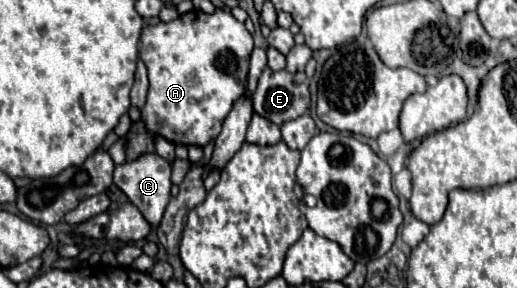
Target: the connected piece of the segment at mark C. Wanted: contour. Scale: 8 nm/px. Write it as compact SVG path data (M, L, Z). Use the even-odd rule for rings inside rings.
M142 154L136 162L126 162L116 166L114 184L130 198L130 202L142 212L142 216L150 222L150 226L158 228L170 200L170 188L172 188L170 162L160 158L158 154Z

